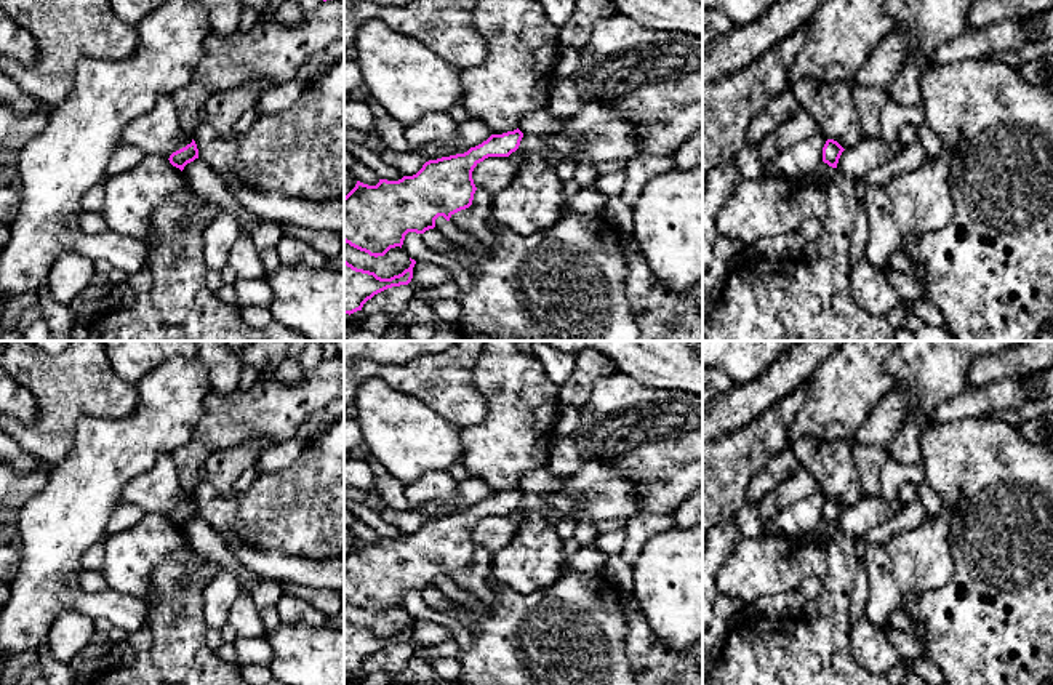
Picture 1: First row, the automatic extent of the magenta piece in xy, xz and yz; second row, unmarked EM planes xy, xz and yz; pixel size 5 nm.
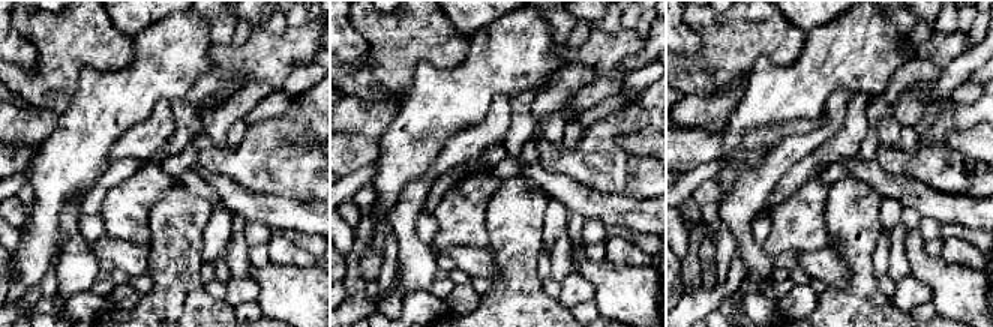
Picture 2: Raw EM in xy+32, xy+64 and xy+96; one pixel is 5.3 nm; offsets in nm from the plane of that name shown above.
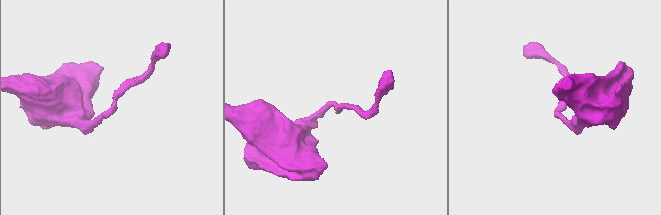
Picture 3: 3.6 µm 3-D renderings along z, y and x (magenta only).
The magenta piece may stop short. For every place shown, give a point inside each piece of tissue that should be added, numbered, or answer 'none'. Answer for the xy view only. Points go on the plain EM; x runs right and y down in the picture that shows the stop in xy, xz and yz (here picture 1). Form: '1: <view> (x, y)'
none

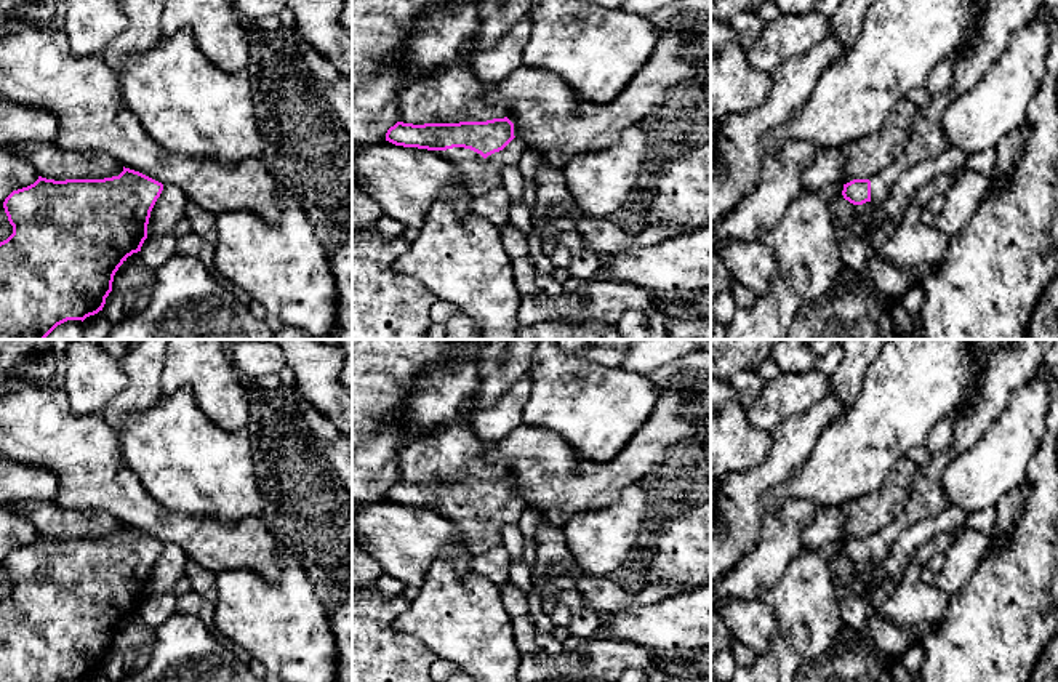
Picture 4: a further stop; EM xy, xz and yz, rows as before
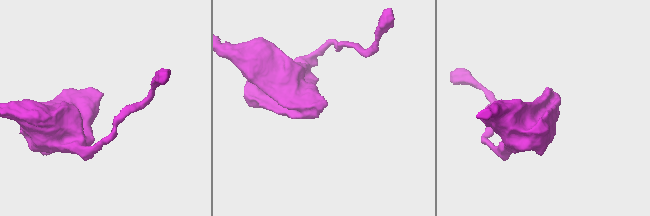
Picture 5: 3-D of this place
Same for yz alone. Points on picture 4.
1: yz (1010, 367)

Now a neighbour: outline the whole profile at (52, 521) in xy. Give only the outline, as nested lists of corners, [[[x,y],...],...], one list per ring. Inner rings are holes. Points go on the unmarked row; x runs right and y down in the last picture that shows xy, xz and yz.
[[[53,501],[21,503],[24,516],[37,528],[38,535],[54,540],[66,538],[104,538],[118,535],[123,525],[109,512],[82,514]]]

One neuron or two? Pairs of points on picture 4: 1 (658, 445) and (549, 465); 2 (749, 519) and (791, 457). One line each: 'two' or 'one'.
1: one
2: one

